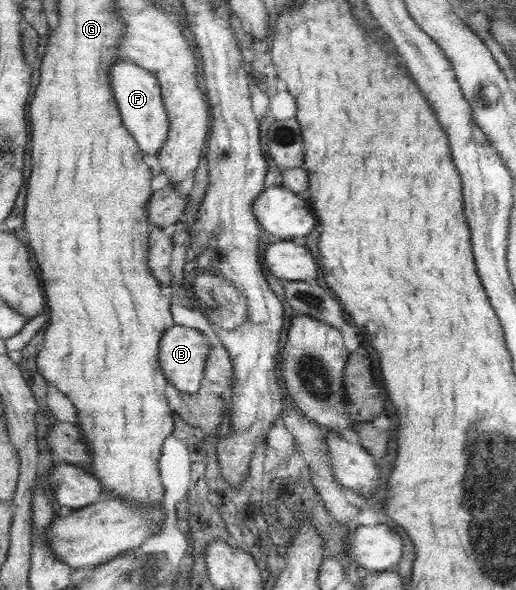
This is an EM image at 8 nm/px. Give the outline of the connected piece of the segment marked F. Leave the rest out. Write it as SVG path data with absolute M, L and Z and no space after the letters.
M118 58L108 70L108 81L110 81L112 97L116 101L116 107L125 130L132 136L141 152L156 157L164 145L169 128L160 96L161 88L158 86L156 78L147 70Z

